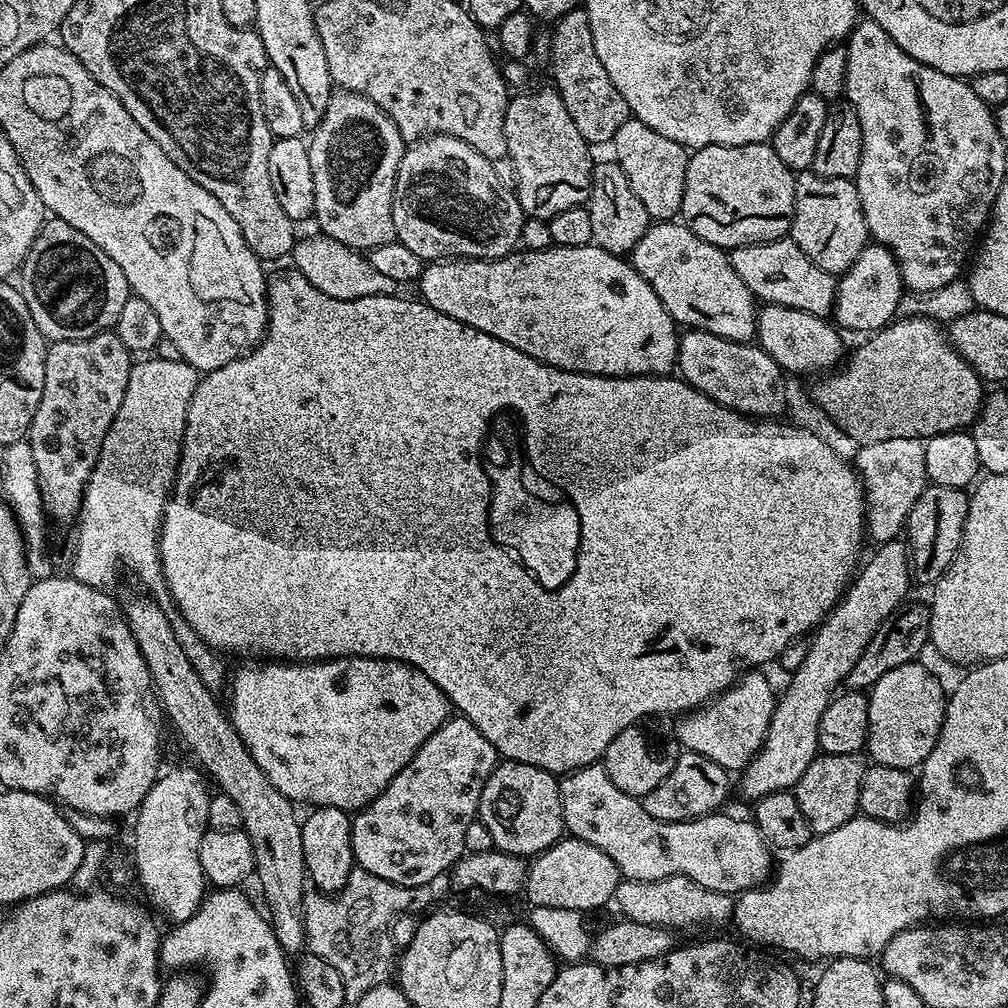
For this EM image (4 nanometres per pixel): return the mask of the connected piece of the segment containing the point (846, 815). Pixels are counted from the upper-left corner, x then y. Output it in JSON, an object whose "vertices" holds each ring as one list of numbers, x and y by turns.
{"vertices":[[820,754,806,766,806,774,798,781,794,795,813,833,838,830,857,815,866,760,860,754]]}

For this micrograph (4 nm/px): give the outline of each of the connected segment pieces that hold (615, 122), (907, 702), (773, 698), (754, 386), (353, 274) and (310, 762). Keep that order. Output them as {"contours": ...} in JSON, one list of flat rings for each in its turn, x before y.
{"contours":[[[583,7,570,9,566,15,555,21,552,32,552,76,556,79,555,91,559,92,578,134,587,140,589,145,607,145,618,134,618,126,630,119,626,98,618,94,618,86,610,82,606,66,594,50,594,34,590,32,590,18]],[[920,662,903,664,878,678,868,697,868,739,866,752,875,763,891,768,916,770,934,750,944,721,946,688]],[[760,670,745,671,731,688,719,696,713,696,708,703,681,715,675,721,675,743,681,749,710,758,710,762,718,762,718,766,729,773,736,774,744,769,764,746,778,699,777,689,772,689,771,682,762,673]],[[693,328,685,333,685,336,683,333,679,337,676,346,676,368,682,379,694,386,694,390,749,418,780,418,785,415,790,395,790,388,784,381,786,373,778,366,778,362,774,362,774,358,770,358,770,354,766,354,766,350,759,343,739,344,733,340,718,338,718,334,710,334,700,328]],[[315,234,297,239,291,250,295,271,301,272,312,286,318,286,322,294,330,294,330,298,353,300,354,298,370,298,371,296,391,296,398,286,394,278,386,278,386,274,374,270,363,251,346,246,334,238,323,234]],[[343,656,337,660,313,660,311,662,248,662,245,668,237,670,230,680,230,692,232,688,232,705,227,705,228,719,232,721,234,730,242,738,246,750,262,766,266,778,278,786,278,790,288,800,297,805,315,806,317,808,343,808,345,812,352,814,361,808,365,808,378,794,386,790,386,786,418,754,422,742,430,738,436,730,442,727,450,718,450,701,446,694,422,670,404,663,402,660,379,660,378,658,366,658,365,656]]]}

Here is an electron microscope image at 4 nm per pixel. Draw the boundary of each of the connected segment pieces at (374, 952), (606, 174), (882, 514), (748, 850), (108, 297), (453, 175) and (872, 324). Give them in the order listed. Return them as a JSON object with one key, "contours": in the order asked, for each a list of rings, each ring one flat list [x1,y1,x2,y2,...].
{"contours":[[[353,867,348,875,348,881,344,883,343,889,335,894,325,894,315,890,309,891,304,898,304,939,309,953,326,958,338,974,342,974,342,982,346,990,346,1001,349,1005,356,1005,374,986,385,983,388,971,393,971,394,958,392,952,394,945,389,939,389,927,398,916,415,913,415,908,420,908,432,896,433,889,427,884,407,888,398,886,389,880,378,878,374,874,364,871,363,868]],[[615,162,593,163,592,189,586,207,590,214,590,226,594,229,592,243,615,256,627,257,634,250,634,246,642,242,642,234,646,234,646,230,650,227,646,206,638,202,638,194,630,190,626,174,622,174,620,165]],[[886,438,886,442,874,442,865,444,855,449,856,460,854,467,860,473,860,481,864,483,864,526,869,541,879,546,890,540,895,540,905,531,910,510,914,510,914,502,922,494,922,490,928,487,930,481,926,474,926,454,924,453,924,441,914,438]],[[600,762,567,773,559,785,567,835,582,842,590,842,590,846,598,846,598,850,610,854,623,879,661,880,671,876,685,876,698,882,698,886,706,886,706,890,739,894,761,887,773,875,773,849,751,819,739,820,736,816,713,814,699,816,696,820,659,820,645,810,637,797,618,790,618,786,610,782,603,763]],[[55,218,49,219,40,229,34,246,30,246,28,257,19,269,19,276,18,287,26,306,30,306,30,314,48,342,81,340,115,329,118,314,122,314,122,306,126,306,130,295,122,266,118,266,118,262,114,262,114,258,110,258,110,254,106,254,102,246,94,246,94,242,90,242,90,238,82,234,82,230,74,230,74,226]],[[426,136,405,147,394,186,396,239,425,262,445,258,497,260,520,244,525,214,520,199,494,174,494,166,453,136]],[[875,242,858,254,854,266,839,277,836,285,836,307,834,320,841,329,871,334,893,323,896,307,902,295,900,268,892,253]]]}

